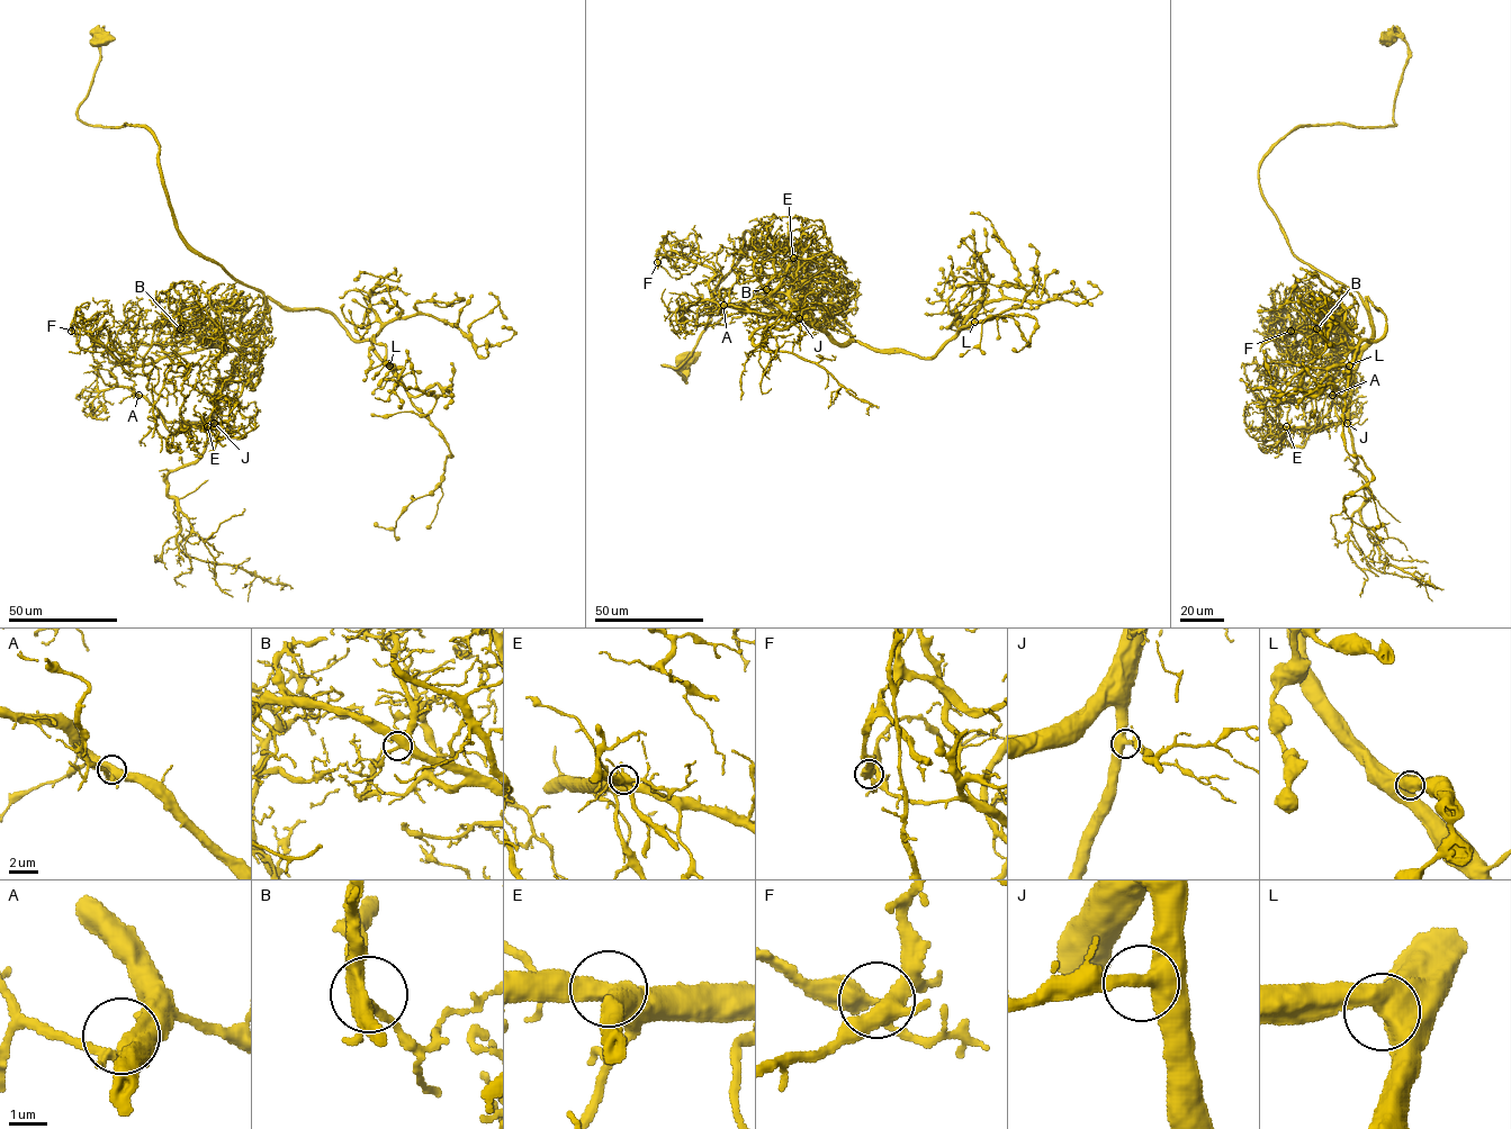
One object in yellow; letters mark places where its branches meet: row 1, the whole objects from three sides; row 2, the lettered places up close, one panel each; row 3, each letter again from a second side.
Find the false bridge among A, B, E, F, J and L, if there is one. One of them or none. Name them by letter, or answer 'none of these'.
F

